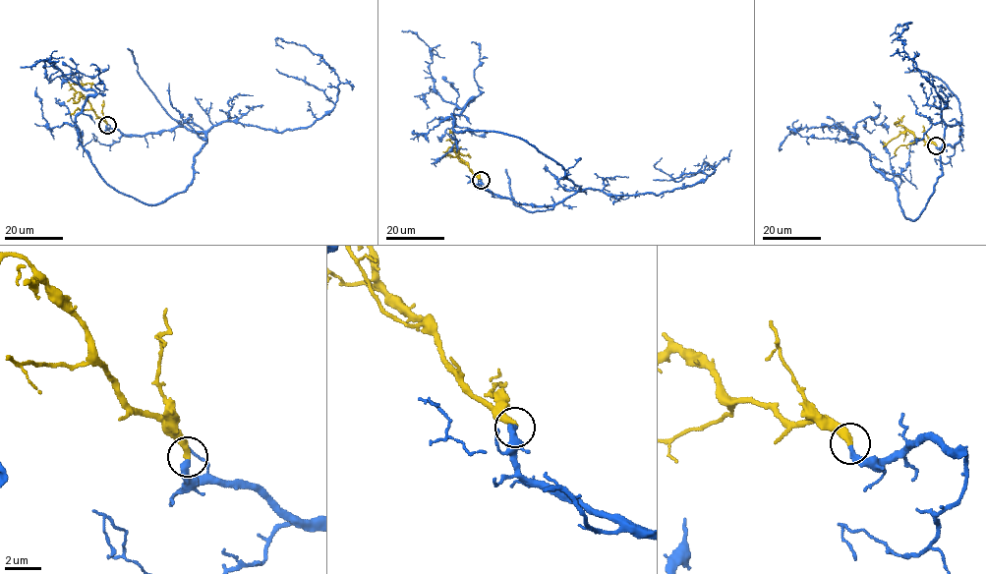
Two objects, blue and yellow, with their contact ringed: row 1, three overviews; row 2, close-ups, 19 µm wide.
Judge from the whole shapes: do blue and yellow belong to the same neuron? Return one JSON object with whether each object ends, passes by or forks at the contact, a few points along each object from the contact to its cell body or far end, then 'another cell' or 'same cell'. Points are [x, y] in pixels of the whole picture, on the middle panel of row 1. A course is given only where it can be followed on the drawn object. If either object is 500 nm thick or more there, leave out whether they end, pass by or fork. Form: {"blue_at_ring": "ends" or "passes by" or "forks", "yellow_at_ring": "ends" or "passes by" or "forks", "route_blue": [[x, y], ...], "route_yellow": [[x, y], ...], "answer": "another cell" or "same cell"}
{"blue_at_ring": "ends", "yellow_at_ring": "ends", "route_blue": [[481, 180], [538, 205], [579, 187], [516, 137], [455, 131], [474, 98], [441, 97], [432, 53], [401, 31]], "route_yellow": [[481, 180], [466, 162], [447, 153], [447, 149], [451, 147], [466, 155], [468, 153]], "answer": "same cell"}

